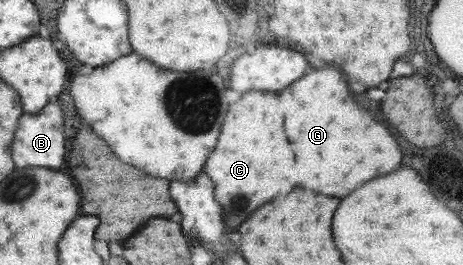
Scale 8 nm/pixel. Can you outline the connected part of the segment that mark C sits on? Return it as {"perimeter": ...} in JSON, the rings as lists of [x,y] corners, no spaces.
{"perimeter":[[[249,91],[231,103],[217,145],[207,156],[202,172],[213,183],[214,199],[222,209],[227,231],[235,229],[265,201],[297,187],[297,161],[293,161],[293,149],[285,141],[285,105],[281,105],[281,93]]]}

